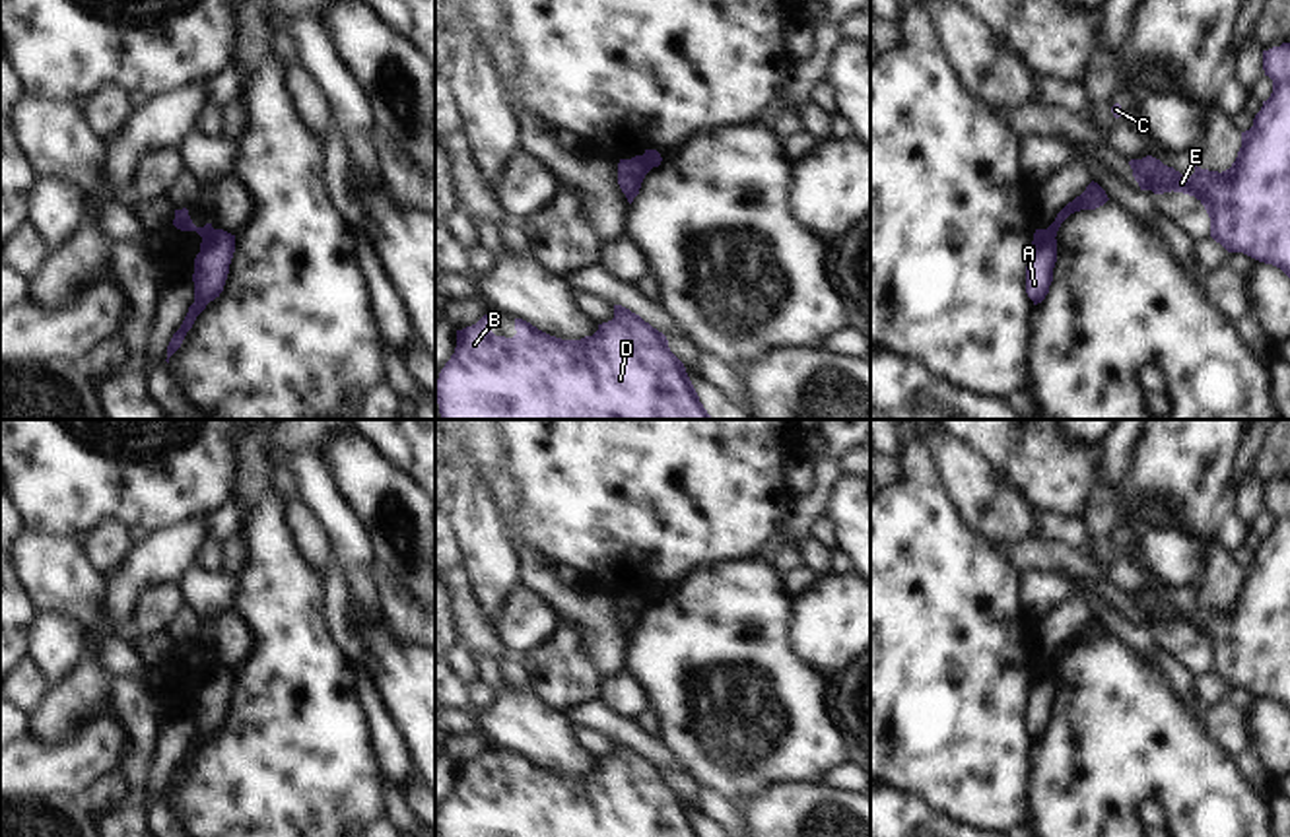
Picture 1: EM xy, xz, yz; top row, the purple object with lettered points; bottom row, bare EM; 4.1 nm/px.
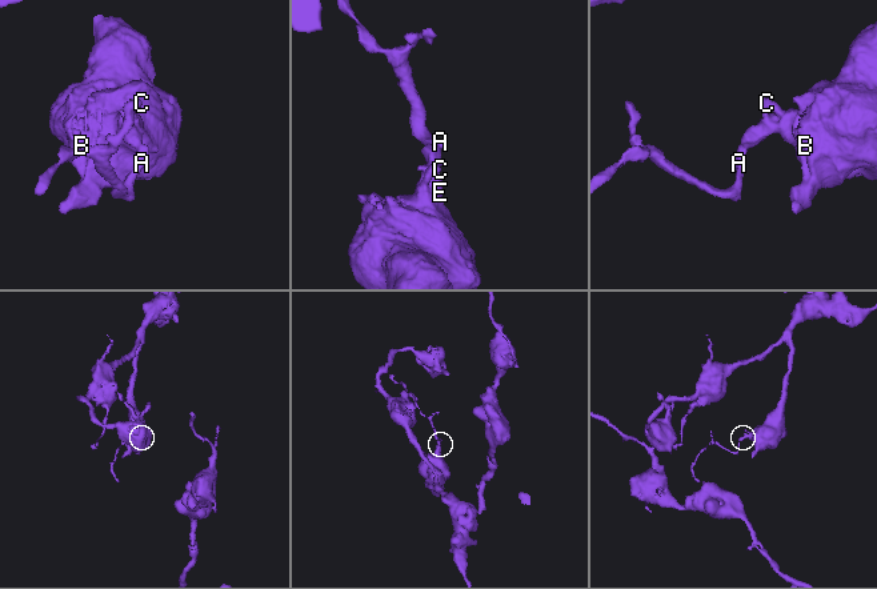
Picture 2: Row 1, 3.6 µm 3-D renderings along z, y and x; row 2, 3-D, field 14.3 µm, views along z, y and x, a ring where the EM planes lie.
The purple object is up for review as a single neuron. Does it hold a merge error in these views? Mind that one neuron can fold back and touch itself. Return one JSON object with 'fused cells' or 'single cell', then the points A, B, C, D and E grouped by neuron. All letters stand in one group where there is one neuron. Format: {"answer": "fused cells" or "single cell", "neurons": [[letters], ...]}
{"answer": "fused cells", "neurons": [["A"], ["B", "C", "D", "E"]]}

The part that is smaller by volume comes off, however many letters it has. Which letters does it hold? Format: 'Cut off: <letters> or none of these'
Cut off: A.

